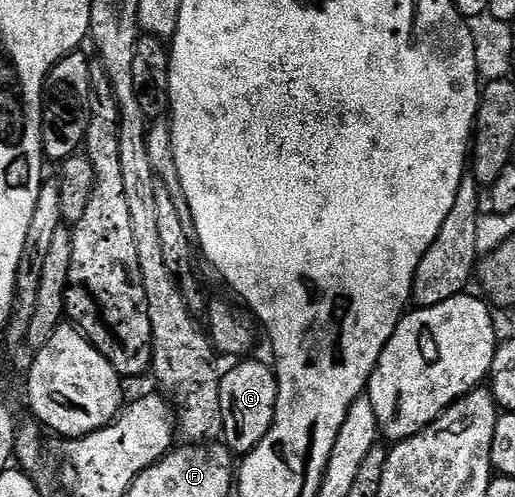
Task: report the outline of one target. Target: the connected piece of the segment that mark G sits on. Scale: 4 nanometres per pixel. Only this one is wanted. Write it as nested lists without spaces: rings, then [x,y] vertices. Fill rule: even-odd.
[[[240,361],[237,367],[232,367],[227,372],[226,370],[221,374],[220,377],[220,400],[222,401],[222,421],[224,422],[224,434],[222,436],[223,442],[226,444],[229,451],[232,452],[233,456],[243,457],[245,455],[249,455],[252,450],[258,445],[260,441],[264,437],[266,437],[266,433],[272,428],[272,422],[274,421],[274,417],[276,416],[276,398],[278,397],[278,393],[280,390],[278,389],[278,385],[276,384],[276,372],[273,370],[271,366],[268,367],[264,363],[244,363],[248,361]]]

